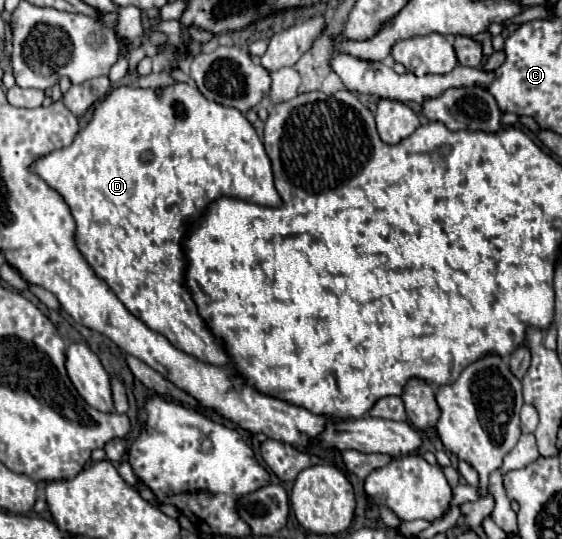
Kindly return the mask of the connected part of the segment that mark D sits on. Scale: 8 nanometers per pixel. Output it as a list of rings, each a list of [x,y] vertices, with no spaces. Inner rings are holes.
[[[174,82],[170,86],[162,86],[160,90],[156,88],[134,88],[134,86],[118,86],[116,90],[112,90],[110,94],[106,94],[94,108],[94,114],[90,118],[90,122],[78,130],[74,142],[68,148],[60,148],[54,150],[46,156],[38,156],[30,170],[34,174],[38,174],[50,188],[54,188],[70,206],[70,212],[76,220],[76,246],[80,250],[80,254],[84,256],[84,260],[90,264],[90,268],[94,270],[94,274],[104,280],[110,290],[118,296],[118,300],[128,308],[130,314],[134,314],[136,318],[142,318],[142,322],[152,328],[154,332],[166,336],[176,348],[180,348],[186,354],[192,354],[194,358],[208,362],[208,364],[216,364],[216,366],[224,366],[230,364],[228,354],[224,352],[222,344],[212,336],[212,332],[206,328],[206,324],[202,322],[202,318],[198,316],[196,304],[190,296],[190,292],[184,286],[182,274],[184,274],[184,252],[182,252],[182,238],[188,230],[188,222],[192,218],[198,218],[204,214],[206,206],[210,202],[214,202],[218,196],[232,196],[232,198],[240,198],[246,202],[254,202],[254,204],[262,204],[262,206],[280,206],[282,200],[274,188],[274,178],[272,178],[272,168],[268,162],[268,156],[264,152],[264,146],[256,134],[256,130],[252,128],[252,124],[244,118],[242,112],[238,112],[236,108],[226,108],[220,106],[216,102],[206,100],[198,88],[194,84],[186,84],[186,82]]]

